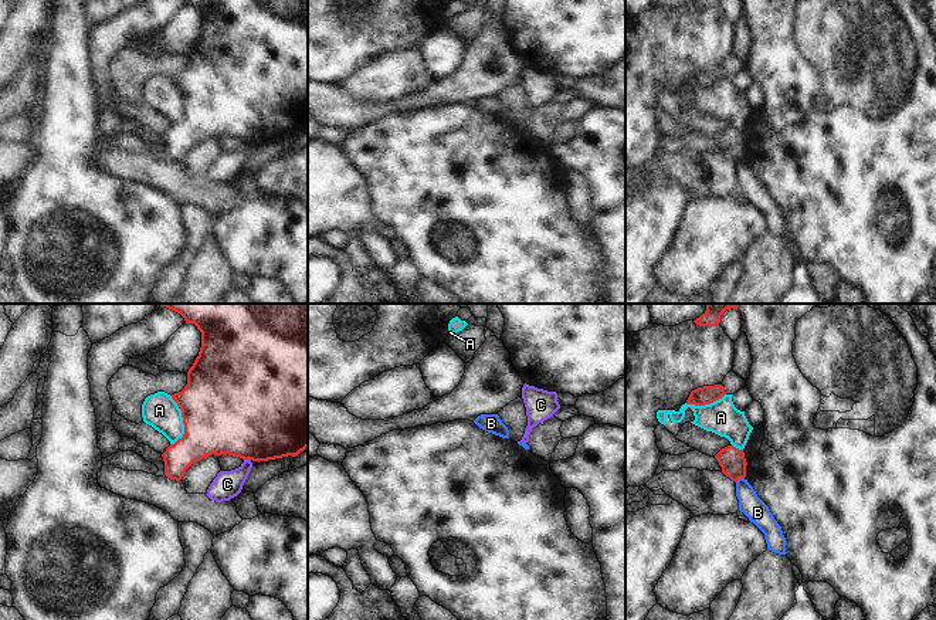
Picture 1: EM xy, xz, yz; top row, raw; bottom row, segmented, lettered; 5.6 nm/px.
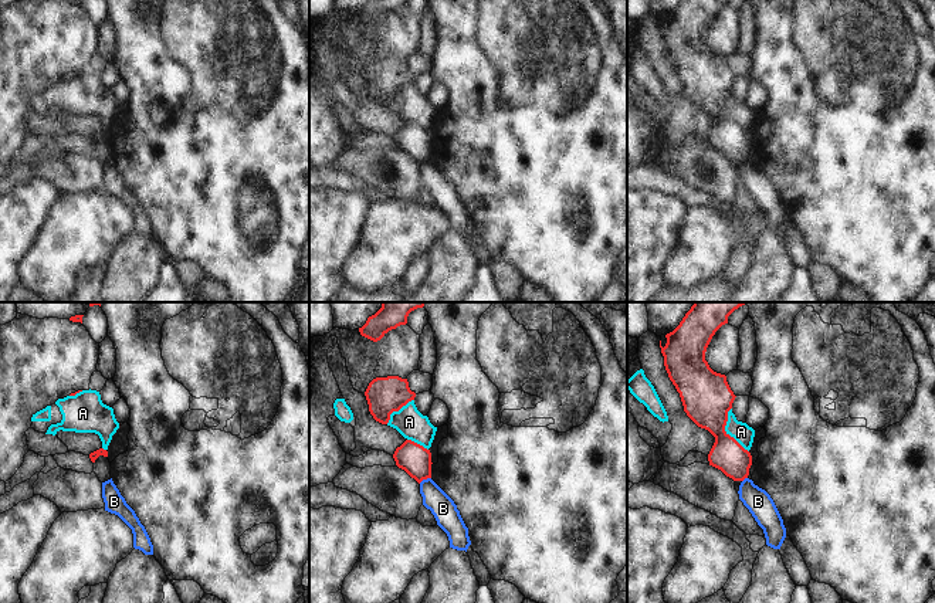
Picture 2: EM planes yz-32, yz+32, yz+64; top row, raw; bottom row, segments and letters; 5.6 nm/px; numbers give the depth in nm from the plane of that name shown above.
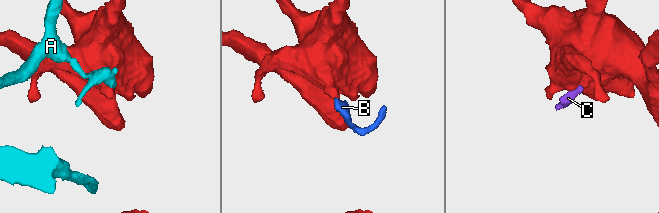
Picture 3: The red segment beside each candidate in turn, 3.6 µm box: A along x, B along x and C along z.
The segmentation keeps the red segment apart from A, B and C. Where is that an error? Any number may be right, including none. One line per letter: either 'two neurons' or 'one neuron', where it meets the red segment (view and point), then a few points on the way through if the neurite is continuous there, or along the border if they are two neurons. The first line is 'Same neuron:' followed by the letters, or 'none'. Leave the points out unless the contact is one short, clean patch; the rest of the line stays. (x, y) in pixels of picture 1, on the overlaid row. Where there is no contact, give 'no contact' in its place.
Same neuron: none
A: two neurons | yz (705, 403)
B: two neurons | yz (739, 477) | along yz (743, 477), (735, 481)
C: two neurons | xy (247, 458) | along xy (244, 458), (250, 460)

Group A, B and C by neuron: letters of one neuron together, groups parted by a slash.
A / B C

